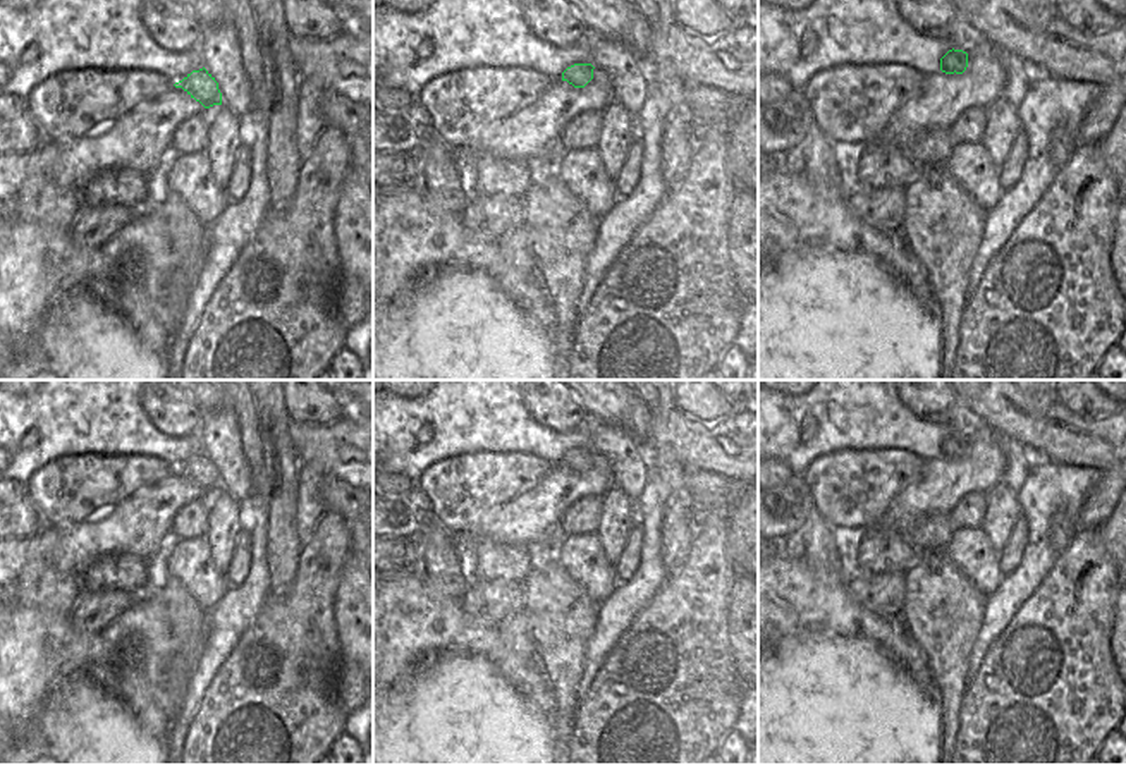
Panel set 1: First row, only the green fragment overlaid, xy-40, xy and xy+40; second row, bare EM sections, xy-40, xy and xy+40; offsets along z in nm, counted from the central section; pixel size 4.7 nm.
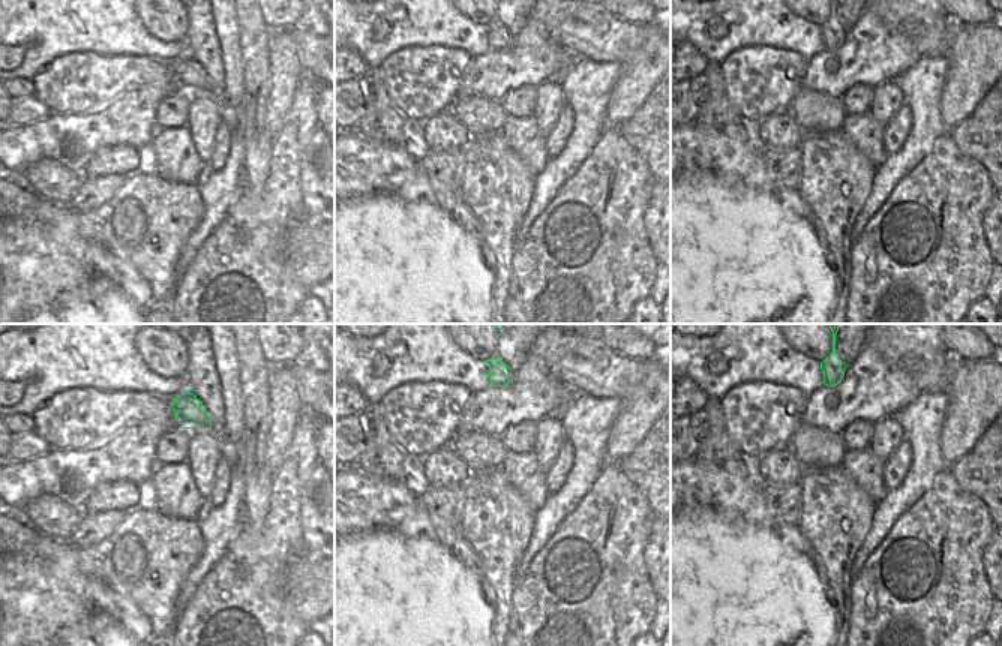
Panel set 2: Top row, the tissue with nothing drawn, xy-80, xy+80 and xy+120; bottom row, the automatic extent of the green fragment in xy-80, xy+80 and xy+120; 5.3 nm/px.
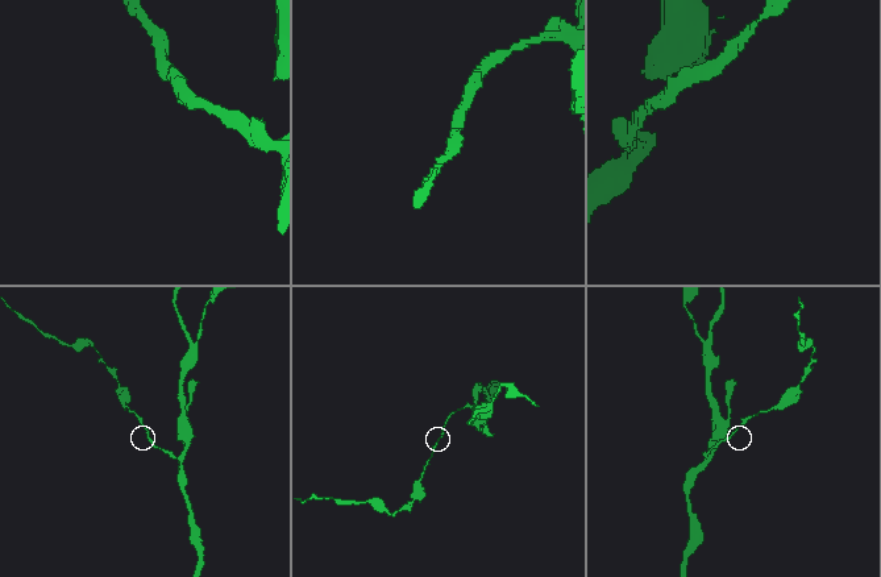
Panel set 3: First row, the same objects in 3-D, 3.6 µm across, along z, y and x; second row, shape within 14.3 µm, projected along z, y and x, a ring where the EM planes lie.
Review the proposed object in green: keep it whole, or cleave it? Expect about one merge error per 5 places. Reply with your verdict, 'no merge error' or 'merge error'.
no merge error

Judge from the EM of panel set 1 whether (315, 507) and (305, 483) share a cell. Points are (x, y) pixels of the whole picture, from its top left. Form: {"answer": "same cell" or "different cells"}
{"answer": "same cell"}

